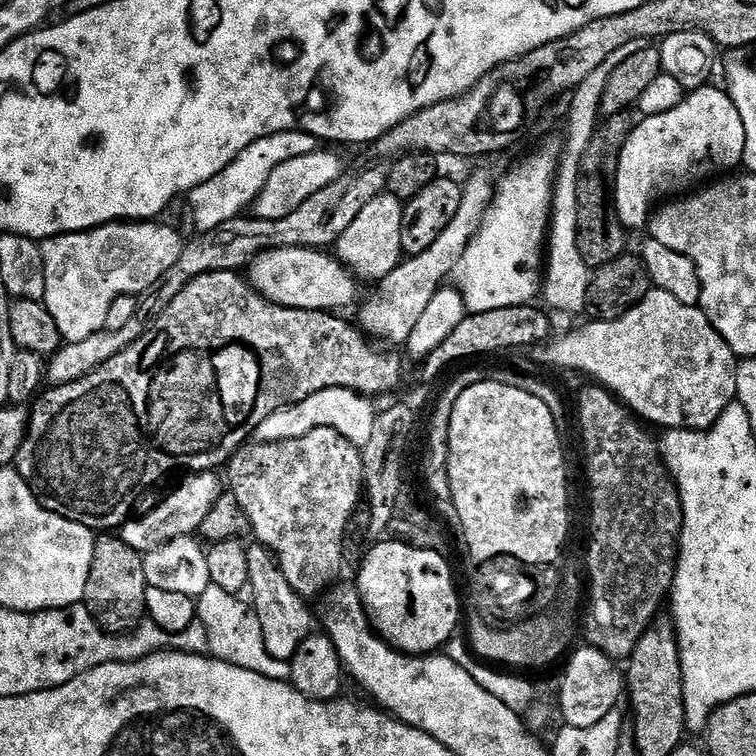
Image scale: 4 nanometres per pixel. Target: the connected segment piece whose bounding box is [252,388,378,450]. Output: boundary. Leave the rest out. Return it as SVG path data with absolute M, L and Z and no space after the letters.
M327 388L300 404L275 411L256 428L252 438L255 443L277 444L280 441L304 437L314 429L326 428L337 430L338 434L342 434L347 441L362 450L370 442L371 431L378 422L378 415L376 416L372 404L369 397L361 396L350 389Z

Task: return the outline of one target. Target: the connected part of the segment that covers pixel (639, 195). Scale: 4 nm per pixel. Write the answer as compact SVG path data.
M703 86L695 91L689 91L681 104L674 106L672 110L657 116L643 117L640 120L641 124L637 123L628 135L626 146L622 146L622 154L618 158L618 170L614 177L616 217L619 218L620 225L625 230L647 229L650 217L657 207L656 200L663 201L665 198L672 198L677 194L699 189L705 182L723 177L743 165L746 130L742 126L742 118L723 87L710 87Z

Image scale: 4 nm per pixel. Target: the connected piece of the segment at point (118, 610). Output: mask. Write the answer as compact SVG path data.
M104 534L96 541L94 562L90 566L90 578L86 582L84 600L92 617L108 634L124 634L136 628L146 616L146 583L141 553L129 547L116 534Z

